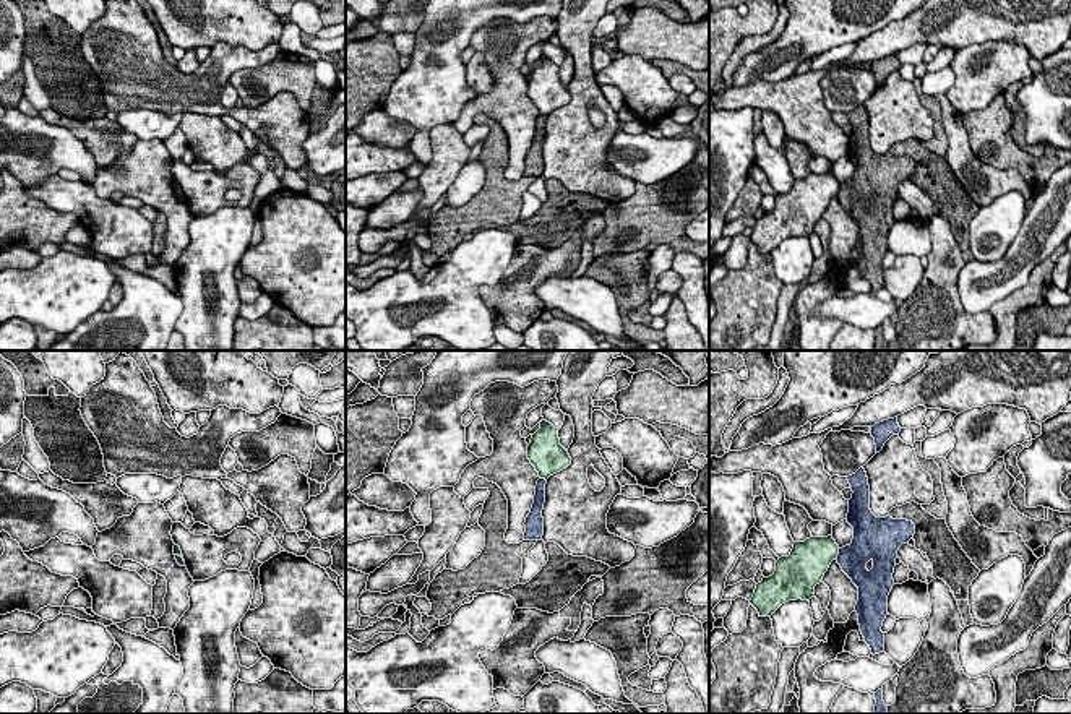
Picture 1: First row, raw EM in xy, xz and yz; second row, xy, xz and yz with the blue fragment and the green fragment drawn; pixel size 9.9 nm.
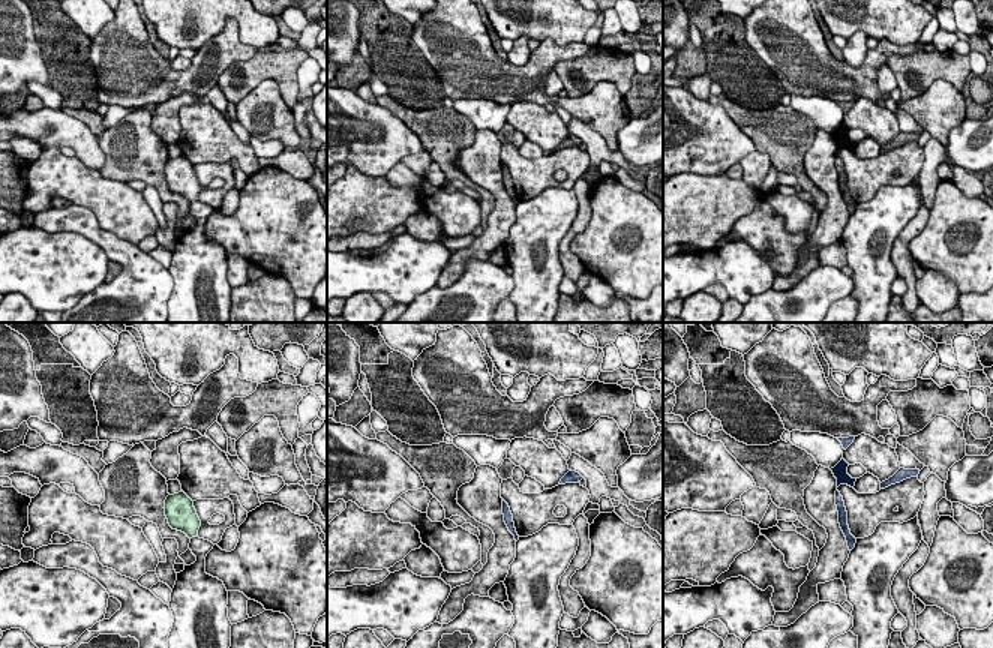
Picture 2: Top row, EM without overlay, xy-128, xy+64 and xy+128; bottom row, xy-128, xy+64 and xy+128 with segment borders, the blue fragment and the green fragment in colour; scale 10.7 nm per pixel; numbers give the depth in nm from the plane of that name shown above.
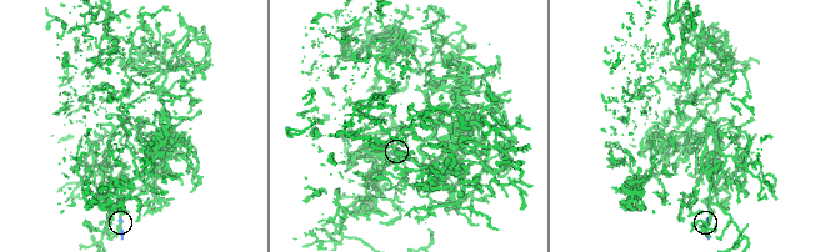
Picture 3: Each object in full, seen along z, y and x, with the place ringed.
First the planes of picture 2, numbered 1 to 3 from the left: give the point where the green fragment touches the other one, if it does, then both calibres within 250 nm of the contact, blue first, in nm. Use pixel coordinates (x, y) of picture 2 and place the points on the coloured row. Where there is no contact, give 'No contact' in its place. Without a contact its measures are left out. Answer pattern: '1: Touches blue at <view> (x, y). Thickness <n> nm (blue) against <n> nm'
1: No contact
2: No contact
3: No contact

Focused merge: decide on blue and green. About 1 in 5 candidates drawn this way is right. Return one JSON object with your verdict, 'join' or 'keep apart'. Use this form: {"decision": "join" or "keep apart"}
{"decision": "keep apart"}

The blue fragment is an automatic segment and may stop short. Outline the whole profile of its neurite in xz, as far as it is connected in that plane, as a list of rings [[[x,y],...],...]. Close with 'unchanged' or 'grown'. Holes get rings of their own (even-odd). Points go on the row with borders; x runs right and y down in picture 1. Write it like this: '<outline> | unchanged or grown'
[[[539,479],[536,485],[536,495],[534,495],[534,503],[531,508],[531,513],[526,518],[526,532],[524,532],[524,540],[540,540],[544,536],[544,518],[542,518],[542,510],[545,503],[545,479]]] | unchanged

